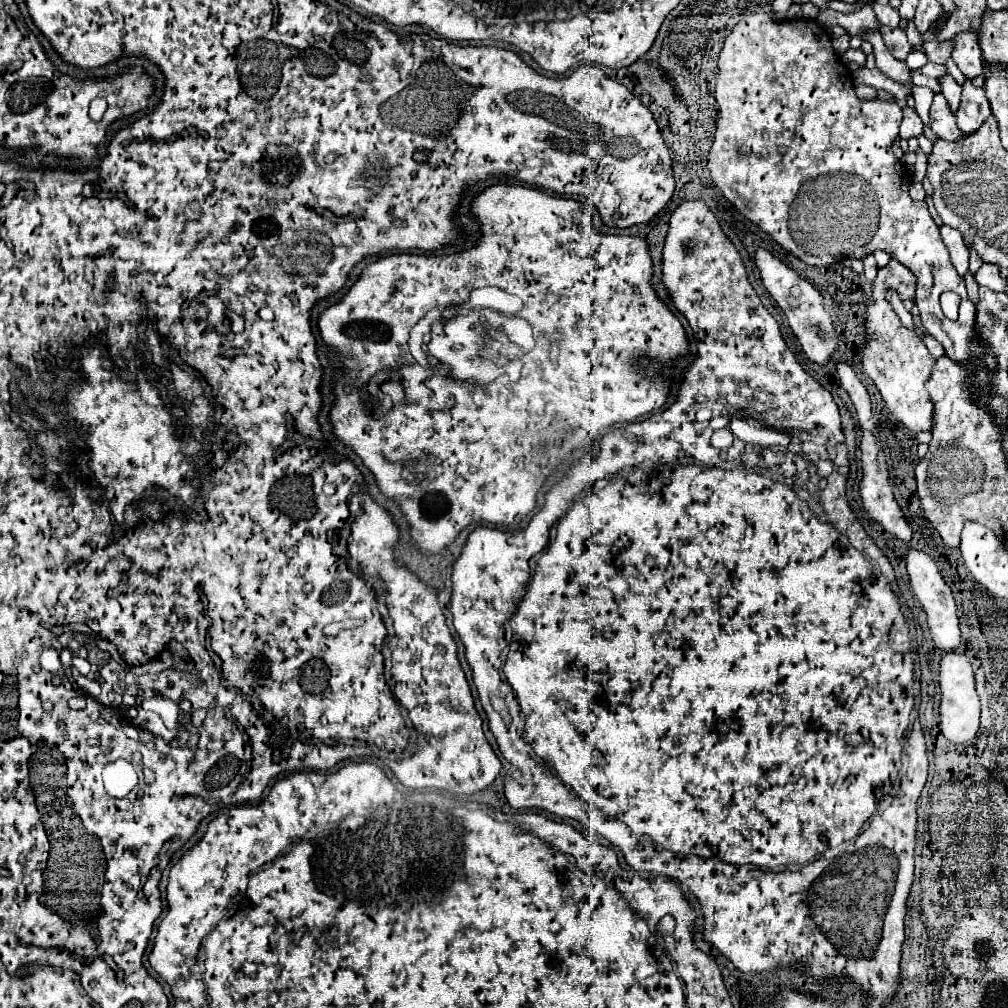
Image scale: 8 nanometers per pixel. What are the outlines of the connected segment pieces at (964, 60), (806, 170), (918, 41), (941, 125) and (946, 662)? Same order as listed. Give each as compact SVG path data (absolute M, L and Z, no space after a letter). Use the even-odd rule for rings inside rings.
M962 31L952 37L954 41L954 51L952 59L958 65L958 69L968 77L974 79L984 71L984 61L980 57L980 47L976 45L976 35Z
M754 13L754 15L746 15L742 17L742 21L738 25L734 25L734 29L730 31L730 35L726 37L720 57L718 57L718 77L716 77L716 103L718 103L718 117L716 117L716 137L712 143L712 149L708 153L708 169L712 175L712 183L720 189L720 193L736 207L736 211L740 211L748 221L752 221L754 225L758 225L762 231L766 231L778 245L782 245L786 251L790 251L792 255L796 255L800 261L808 263L808 265L830 265L834 261L840 261L842 257L856 257L862 259L868 253L882 249L886 253L890 253L890 257L898 259L902 265L906 265L908 269L914 271L916 275L916 305L920 309L920 321L924 325L924 331L930 333L938 343L942 343L944 351L948 357L952 357L954 361L964 361L964 359L974 359L980 357L986 361L988 369L996 369L996 361L992 361L992 355L988 355L988 349L982 349L976 339L972 337L972 321L974 321L974 303L968 299L966 295L966 285L964 279L956 273L954 265L950 263L948 257L948 249L942 243L940 235L938 235L938 225L934 223L928 205L924 201L912 201L908 197L908 185L910 185L910 175L906 171L906 167L894 157L892 153L892 143L898 137L898 127L902 121L902 109L898 103L888 103L888 101L880 101L880 99L872 99L872 101L864 101L858 99L854 93L854 85L850 81L850 73L846 69L844 63L840 63L840 57L834 53L832 49L832 39L826 31L808 25L804 19L796 19L796 21L784 21L784 23L776 23L772 19L768 19L764 13ZM834 217L860 217L854 221L854 227L850 227L850 219L834 219ZM944 291L956 291L962 299L960 303L960 315L956 321L950 321L944 317L938 297Z
M910 20L908 22L905 33L907 35L908 41L912 45L912 48L914 50L924 52L923 46L922 46L924 43L924 40L922 39L922 35L917 31L913 20Z
M934 93L934 101L930 107L930 127L940 139L956 141L962 137L962 131L958 129L956 117L954 117L950 105L946 105L946 103L948 101L944 99L942 93Z
M948 651L940 659L940 733L950 743L970 743L980 725L980 700L975 689L974 671L966 655Z

